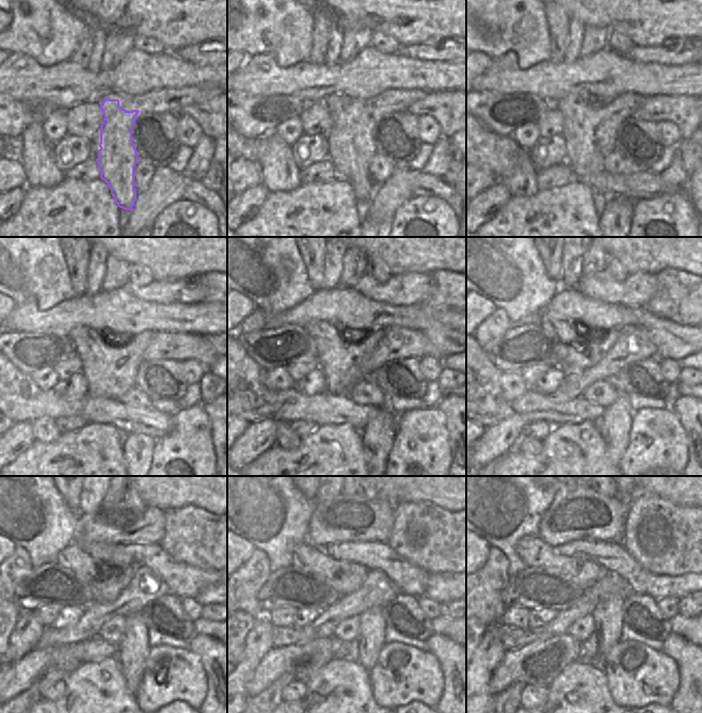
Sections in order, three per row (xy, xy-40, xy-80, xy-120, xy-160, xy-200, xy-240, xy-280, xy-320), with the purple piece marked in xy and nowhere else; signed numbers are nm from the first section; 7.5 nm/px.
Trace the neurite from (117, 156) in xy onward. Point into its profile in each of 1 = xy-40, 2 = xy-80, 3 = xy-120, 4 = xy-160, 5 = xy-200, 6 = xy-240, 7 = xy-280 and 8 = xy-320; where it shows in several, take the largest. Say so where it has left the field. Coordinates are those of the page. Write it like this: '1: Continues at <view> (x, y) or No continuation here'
1: Continues at xy-40 (356, 146)
2: Continues at xy-80 (596, 132)
3: Continues at xy-120 (118, 370)
4: Continues at xy-160 (353, 354)
5: Continues at xy-200 (593, 350)
6: Continues at xy-240 (110, 582)
7: Continues at xy-280 (349, 576)
8: Continues at xy-320 (586, 573).

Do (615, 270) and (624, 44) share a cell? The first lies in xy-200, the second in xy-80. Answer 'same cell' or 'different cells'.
same cell

